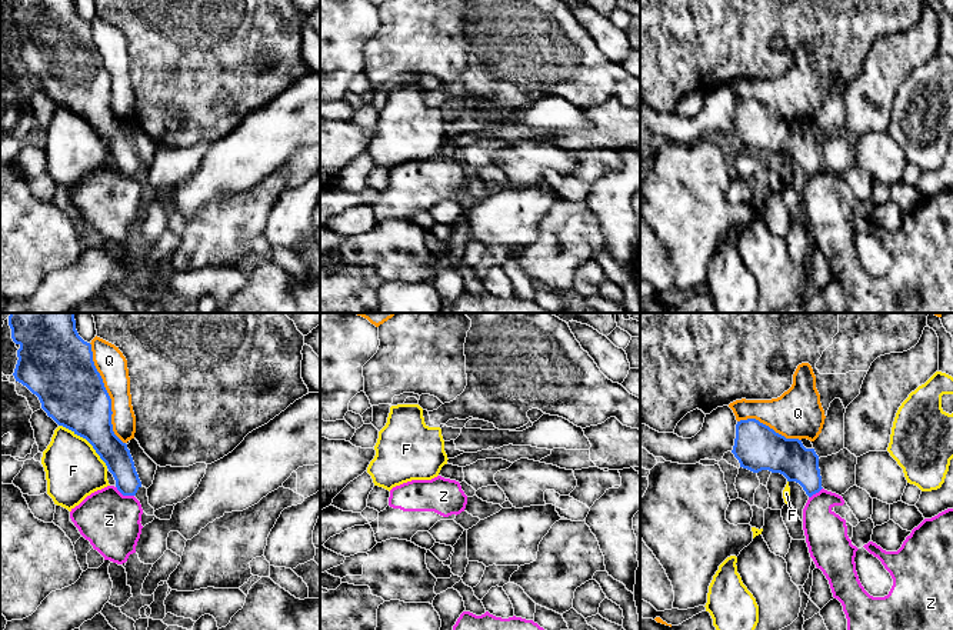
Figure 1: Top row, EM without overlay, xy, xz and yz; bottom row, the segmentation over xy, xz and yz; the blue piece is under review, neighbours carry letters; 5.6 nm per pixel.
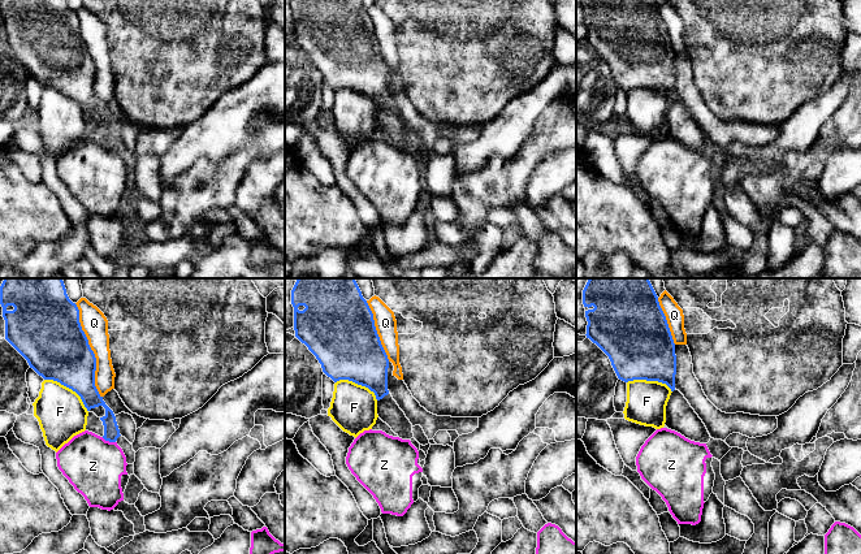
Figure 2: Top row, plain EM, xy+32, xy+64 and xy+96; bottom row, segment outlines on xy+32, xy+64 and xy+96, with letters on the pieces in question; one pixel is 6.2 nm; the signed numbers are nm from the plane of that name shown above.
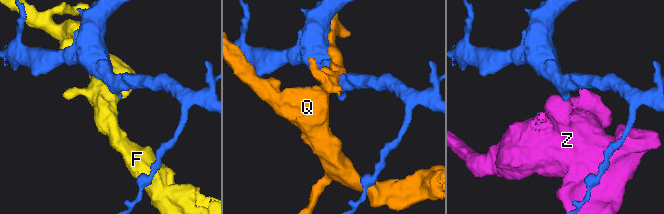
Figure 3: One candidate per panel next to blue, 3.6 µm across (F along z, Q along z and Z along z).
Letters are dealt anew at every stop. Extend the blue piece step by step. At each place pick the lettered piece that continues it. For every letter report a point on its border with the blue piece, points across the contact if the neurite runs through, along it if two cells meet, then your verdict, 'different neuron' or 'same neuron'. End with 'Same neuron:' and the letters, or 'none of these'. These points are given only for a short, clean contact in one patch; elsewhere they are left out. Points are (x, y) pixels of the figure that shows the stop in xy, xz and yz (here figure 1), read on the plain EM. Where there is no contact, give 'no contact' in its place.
F: contact xy (86, 119); different neuron
Q: contact xy (107, 73); different neuron
Z: contact xy (125, 174); border xy (116, 166), (123, 174), (133, 176); different neuron
Same neuron: none of these

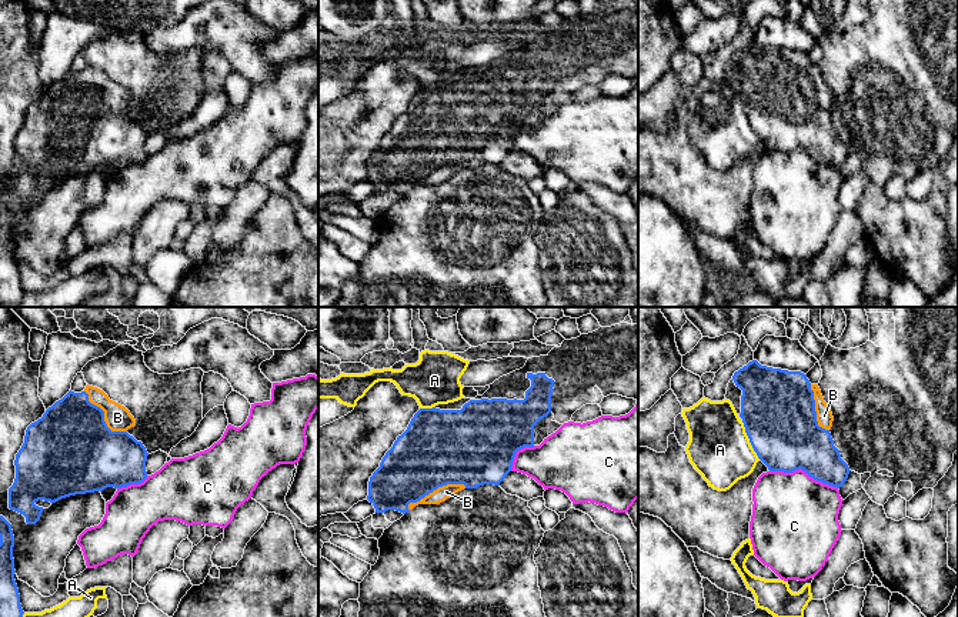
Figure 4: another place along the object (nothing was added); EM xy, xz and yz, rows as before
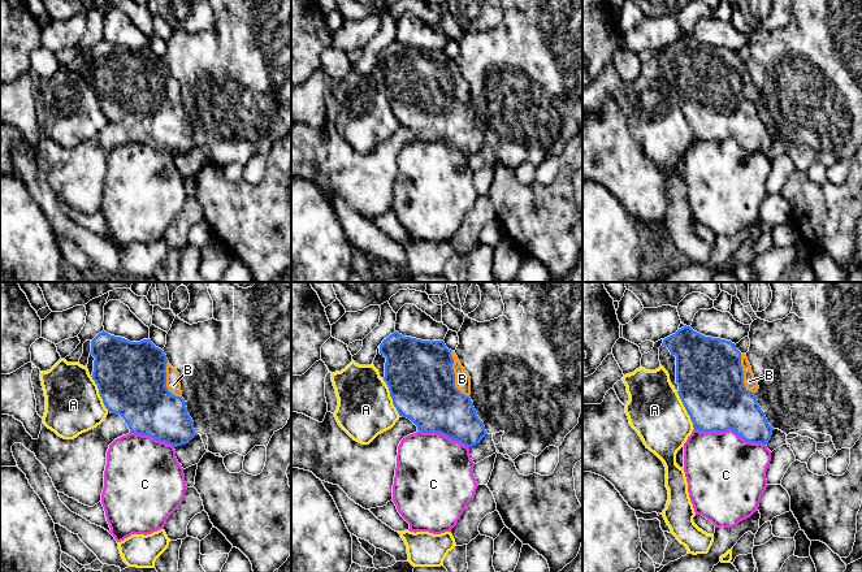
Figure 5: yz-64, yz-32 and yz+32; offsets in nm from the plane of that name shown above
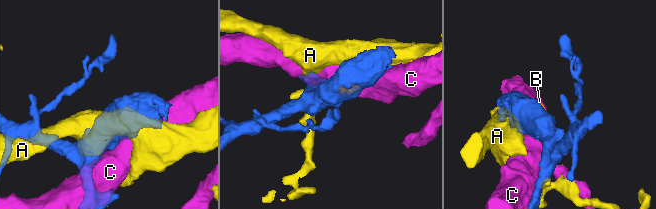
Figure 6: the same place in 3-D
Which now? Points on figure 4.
A: contact yz (750, 120); different neuron
B: contact xz (434, 169); way xz (440, 127), (434, 169), (446, 172); same neuron
C: contact yz (804, 150); different neuron
Same neuron: B

